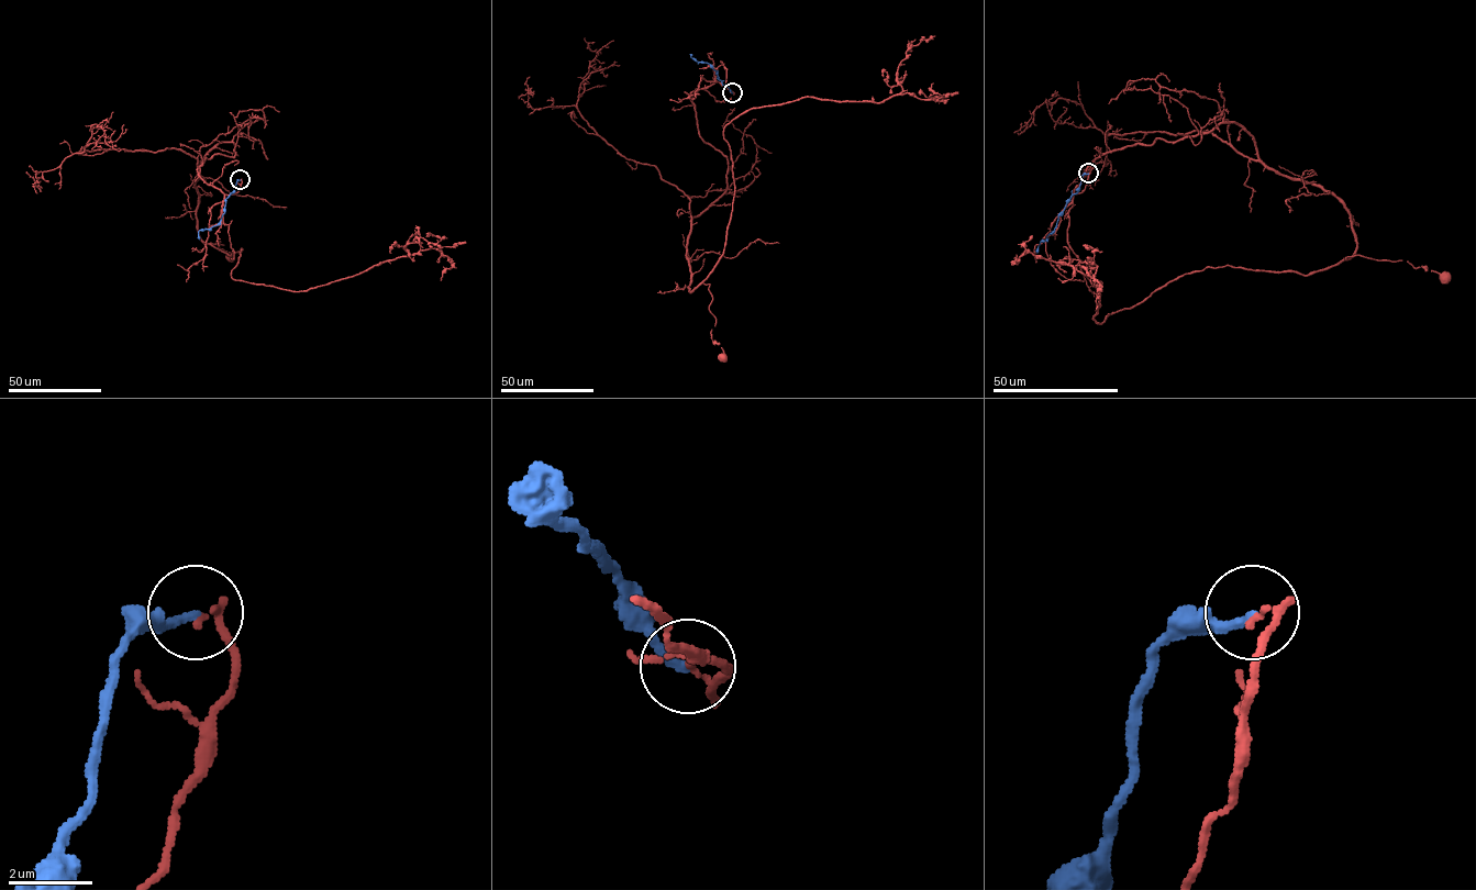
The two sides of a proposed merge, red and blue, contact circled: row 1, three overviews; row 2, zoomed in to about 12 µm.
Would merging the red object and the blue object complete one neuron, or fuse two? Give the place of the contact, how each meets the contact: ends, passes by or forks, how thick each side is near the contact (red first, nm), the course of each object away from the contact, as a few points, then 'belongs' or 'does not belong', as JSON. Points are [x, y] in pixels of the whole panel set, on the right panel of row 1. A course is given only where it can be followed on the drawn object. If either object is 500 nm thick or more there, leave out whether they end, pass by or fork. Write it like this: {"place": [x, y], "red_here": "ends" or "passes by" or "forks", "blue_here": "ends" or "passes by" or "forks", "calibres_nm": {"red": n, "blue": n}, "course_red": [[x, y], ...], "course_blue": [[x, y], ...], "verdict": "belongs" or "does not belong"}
{"place": [1088, 173], "red_here": "passes by", "blue_here": "ends", "calibres_nm": {"red": 90, "blue": 240}, "course_red": [[1088, 174], [1105, 153], [1239, 123], [1266, 165], [1343, 204], [1356, 246], [1344, 258], [1443, 278]], "course_blue": [[1088, 174], [1083, 176], [1079, 189], [1068, 199], [1054, 230], [1040, 243], [1036, 253]], "verdict": "does not belong"}

